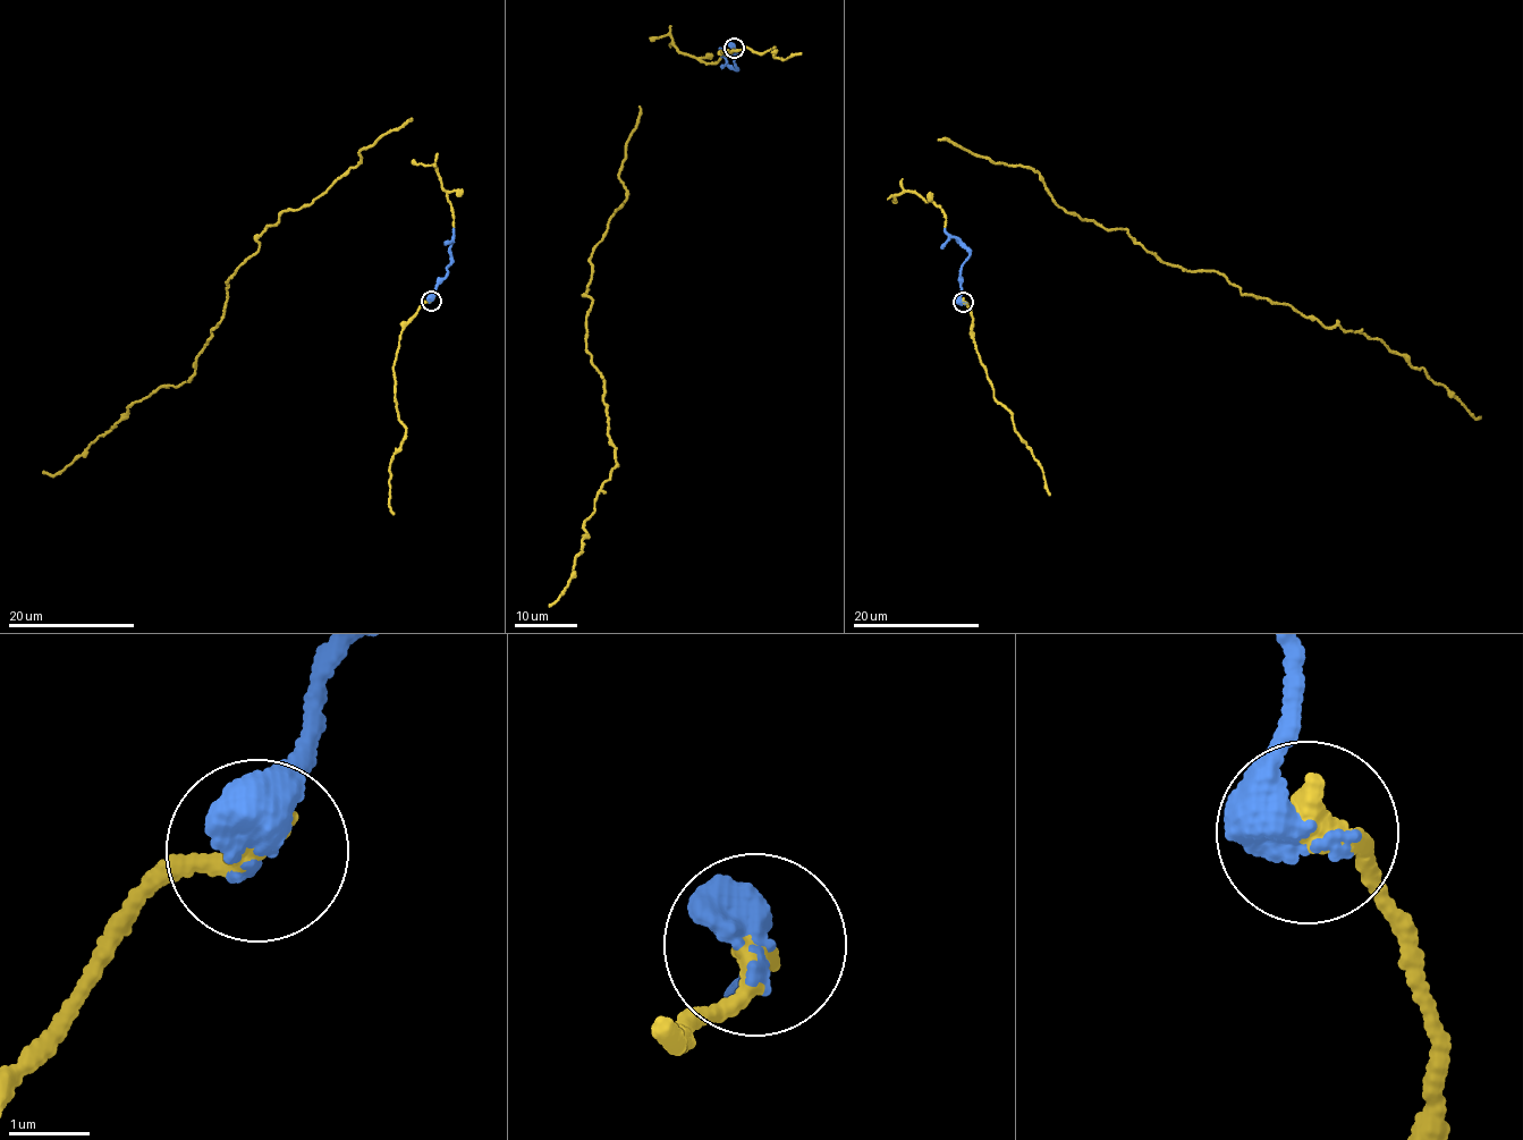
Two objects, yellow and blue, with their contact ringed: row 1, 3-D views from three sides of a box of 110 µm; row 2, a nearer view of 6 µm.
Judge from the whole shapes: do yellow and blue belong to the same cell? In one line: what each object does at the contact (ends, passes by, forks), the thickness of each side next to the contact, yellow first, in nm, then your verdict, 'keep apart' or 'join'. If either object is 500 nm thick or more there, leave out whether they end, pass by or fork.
360/600 nm | join

